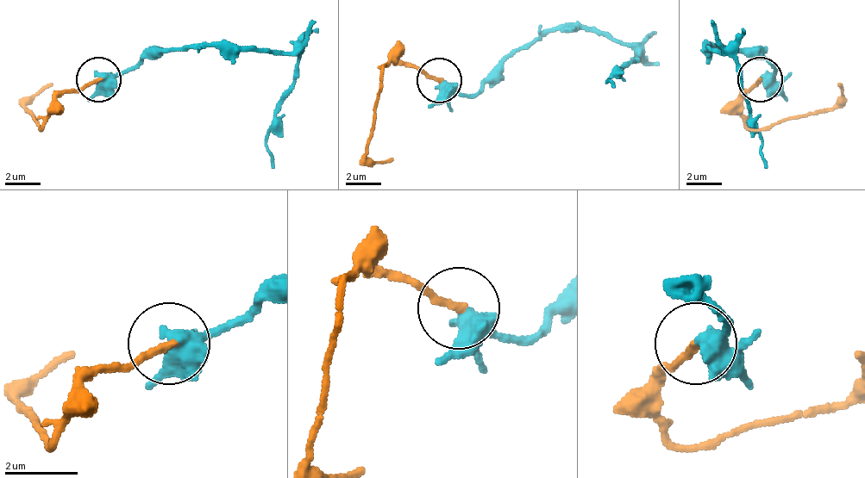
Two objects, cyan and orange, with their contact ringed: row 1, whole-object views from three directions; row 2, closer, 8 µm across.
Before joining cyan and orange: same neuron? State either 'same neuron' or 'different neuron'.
same neuron

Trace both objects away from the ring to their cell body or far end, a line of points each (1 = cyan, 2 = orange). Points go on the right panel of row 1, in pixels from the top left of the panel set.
1: (761, 78), (774, 69), (743, 52), (708, 46), (735, 60), (766, 166)
2: (761, 78), (743, 96), (743, 118), (756, 131), (836, 109), (836, 83)

